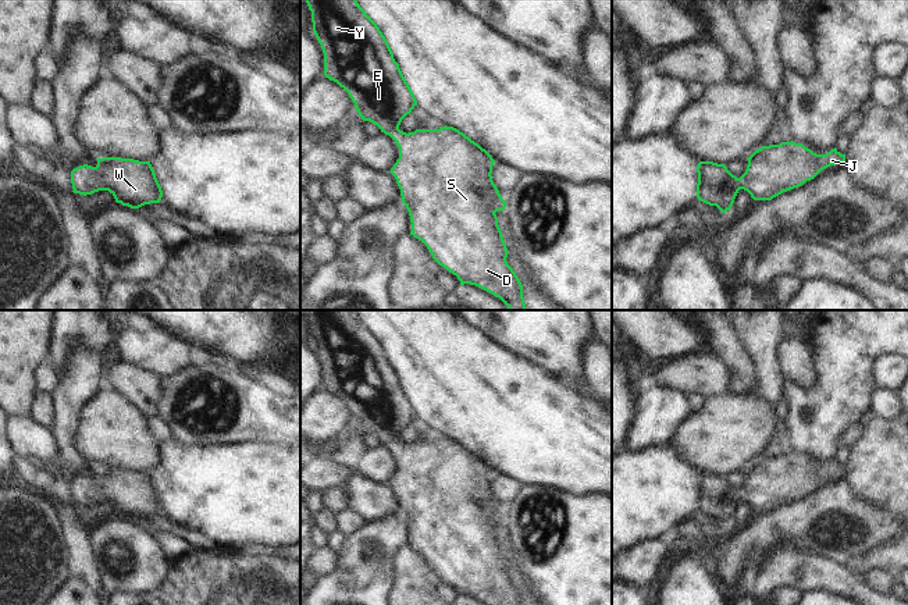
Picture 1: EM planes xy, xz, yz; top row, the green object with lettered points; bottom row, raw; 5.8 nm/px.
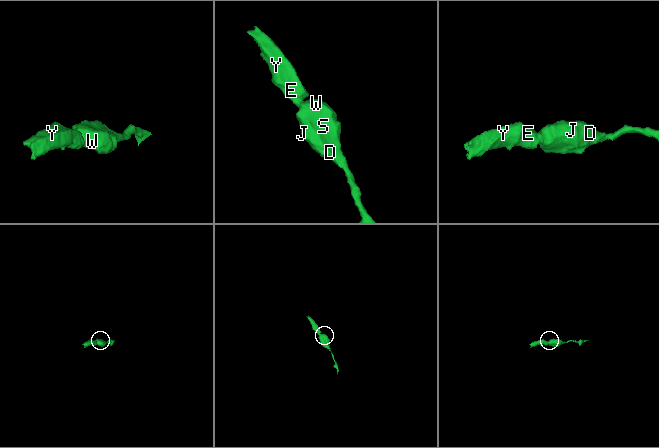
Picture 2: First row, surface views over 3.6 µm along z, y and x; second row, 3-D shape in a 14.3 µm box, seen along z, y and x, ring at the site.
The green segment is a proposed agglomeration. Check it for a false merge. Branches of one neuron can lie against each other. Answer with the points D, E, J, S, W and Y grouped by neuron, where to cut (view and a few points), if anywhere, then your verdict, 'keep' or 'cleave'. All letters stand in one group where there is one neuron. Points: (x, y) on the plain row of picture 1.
groups D E J S W Y; cut none; keep

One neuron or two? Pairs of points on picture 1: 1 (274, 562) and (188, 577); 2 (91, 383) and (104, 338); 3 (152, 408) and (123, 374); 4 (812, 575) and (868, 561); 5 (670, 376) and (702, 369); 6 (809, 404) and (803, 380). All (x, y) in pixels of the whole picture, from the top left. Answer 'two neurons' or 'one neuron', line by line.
1: one neuron
2: two neurons
3: one neuron
4: two neurons
5: one neuron
6: two neurons

